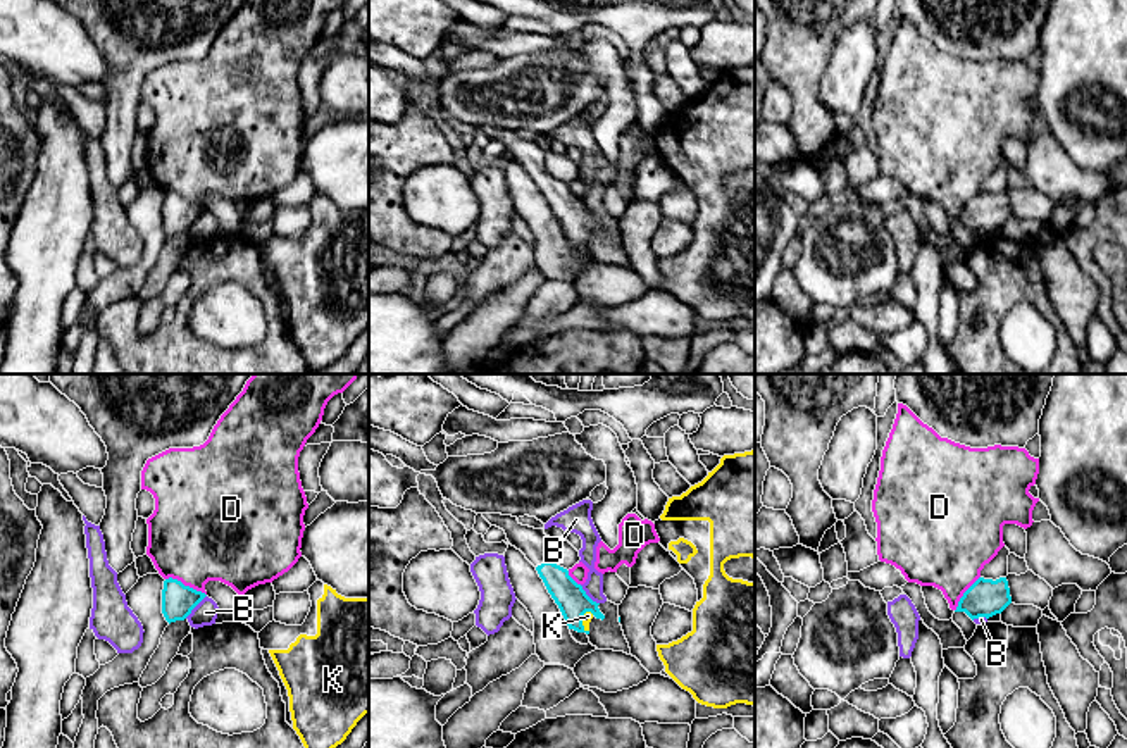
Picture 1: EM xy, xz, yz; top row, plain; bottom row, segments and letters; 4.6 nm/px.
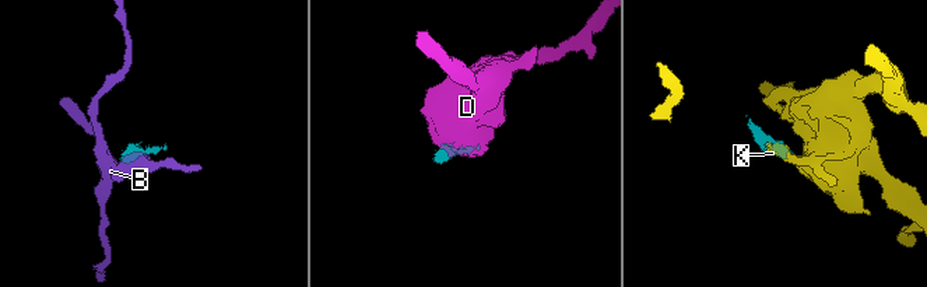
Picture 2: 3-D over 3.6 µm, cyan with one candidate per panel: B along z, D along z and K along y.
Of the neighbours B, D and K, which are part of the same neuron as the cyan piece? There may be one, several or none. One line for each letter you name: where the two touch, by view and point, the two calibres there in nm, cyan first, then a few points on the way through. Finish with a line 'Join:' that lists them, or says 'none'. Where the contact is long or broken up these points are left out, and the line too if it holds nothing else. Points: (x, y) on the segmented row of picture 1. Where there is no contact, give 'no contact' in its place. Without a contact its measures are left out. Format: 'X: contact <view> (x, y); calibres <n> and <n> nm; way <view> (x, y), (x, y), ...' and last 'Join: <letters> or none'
K: contact xz (581, 621); calibres 140 and 50 nm; way xz (571, 598), (581, 621), (588, 616)
Join: K

